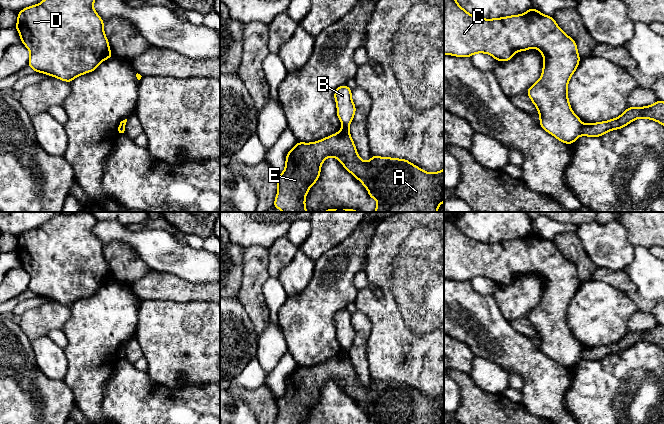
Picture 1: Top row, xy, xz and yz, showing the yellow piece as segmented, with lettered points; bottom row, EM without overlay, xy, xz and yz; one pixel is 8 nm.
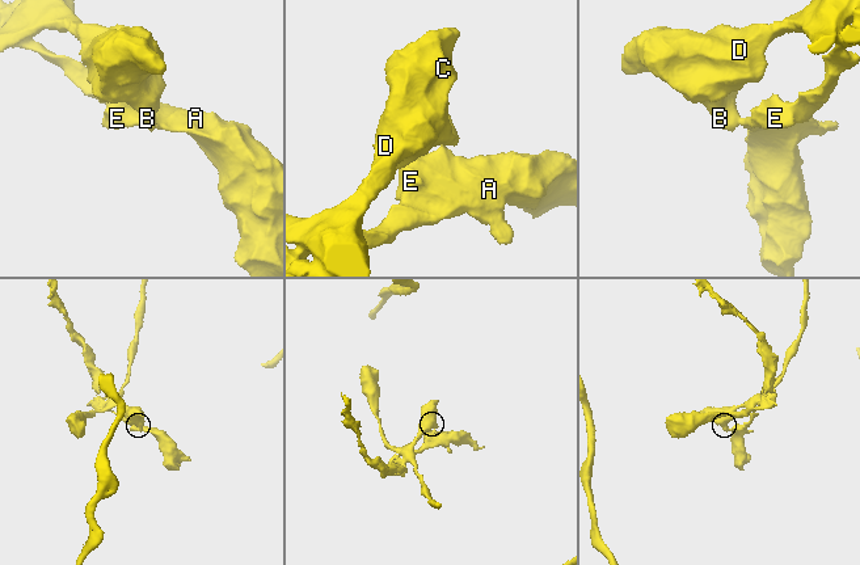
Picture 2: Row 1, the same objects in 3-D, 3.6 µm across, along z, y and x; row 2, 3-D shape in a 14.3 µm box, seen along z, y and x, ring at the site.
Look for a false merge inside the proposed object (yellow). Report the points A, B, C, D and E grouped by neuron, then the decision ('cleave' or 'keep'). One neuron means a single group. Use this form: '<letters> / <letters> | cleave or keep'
A E / B C D | cleave

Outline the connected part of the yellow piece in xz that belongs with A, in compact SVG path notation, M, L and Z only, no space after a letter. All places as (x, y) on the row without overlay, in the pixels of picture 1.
M346 350L338 357L313 367L297 366L286 380L284 396L277 400L278 416L275 424L305 424L308 414L317 406L321 388L327 381L337 382L375 424L444 424L444 393L437 397L428 397L406 383L374 379L369 386L365 386L358 380Z

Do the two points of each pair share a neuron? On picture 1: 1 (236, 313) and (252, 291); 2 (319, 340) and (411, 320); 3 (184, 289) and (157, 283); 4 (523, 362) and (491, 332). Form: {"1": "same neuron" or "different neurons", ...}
{"1": "different neurons", "2": "different neurons", "3": "same neuron", "4": "same neuron"}

